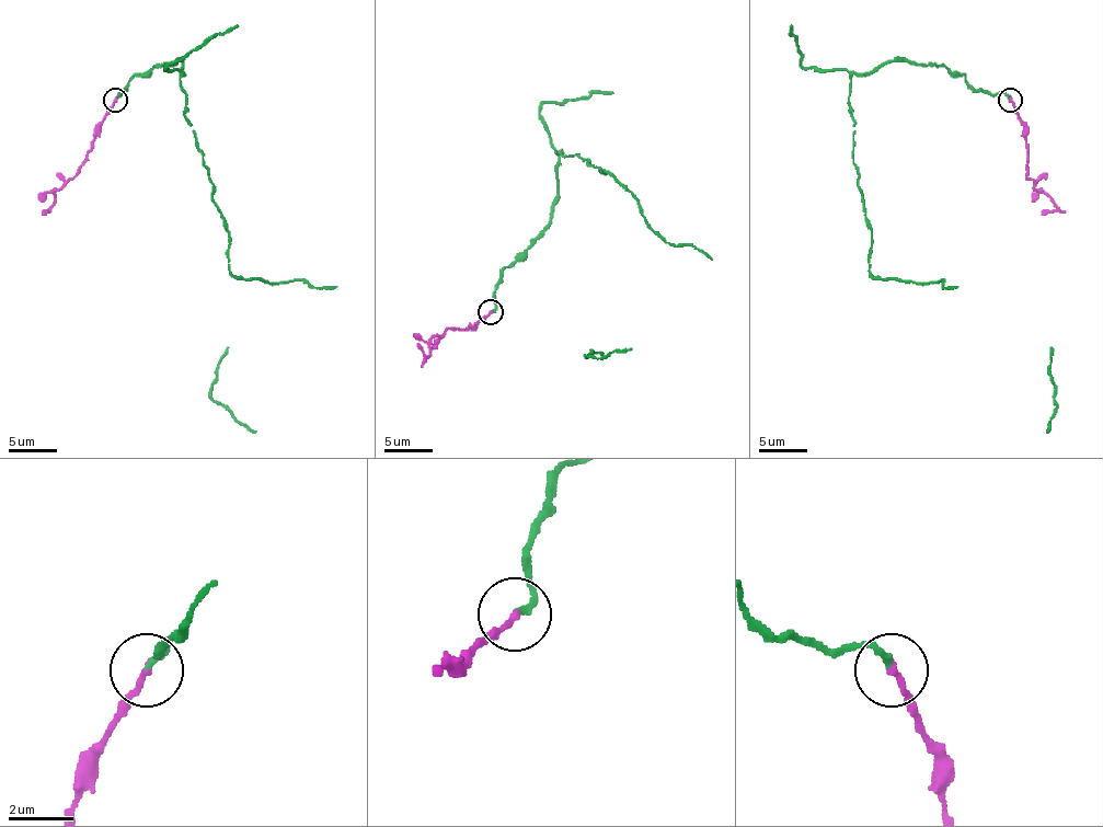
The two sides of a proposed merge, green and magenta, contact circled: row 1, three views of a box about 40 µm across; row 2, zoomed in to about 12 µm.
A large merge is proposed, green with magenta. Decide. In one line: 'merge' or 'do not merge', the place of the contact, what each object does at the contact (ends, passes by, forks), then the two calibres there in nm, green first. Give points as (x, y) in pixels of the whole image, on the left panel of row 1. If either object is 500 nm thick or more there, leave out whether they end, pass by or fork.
merge | (115, 100) | green ends | magenta ends | 170/200 nm

